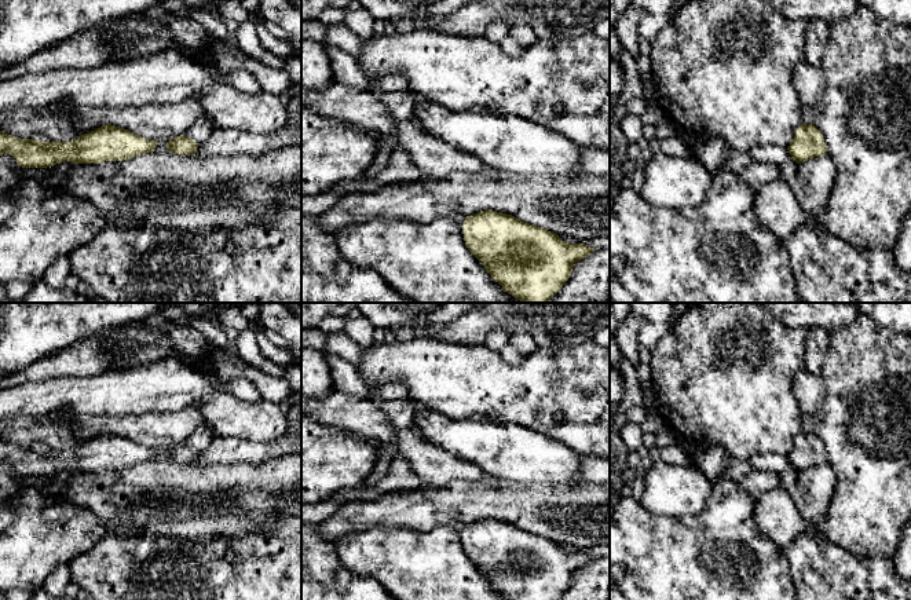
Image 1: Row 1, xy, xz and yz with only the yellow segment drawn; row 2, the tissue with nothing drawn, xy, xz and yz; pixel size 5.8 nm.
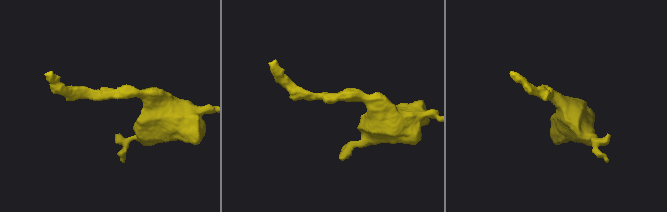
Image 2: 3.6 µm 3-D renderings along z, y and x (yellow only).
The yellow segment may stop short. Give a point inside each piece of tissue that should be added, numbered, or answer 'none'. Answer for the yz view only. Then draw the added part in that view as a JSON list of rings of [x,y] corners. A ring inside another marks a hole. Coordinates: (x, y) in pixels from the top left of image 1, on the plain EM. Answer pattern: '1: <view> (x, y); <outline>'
none

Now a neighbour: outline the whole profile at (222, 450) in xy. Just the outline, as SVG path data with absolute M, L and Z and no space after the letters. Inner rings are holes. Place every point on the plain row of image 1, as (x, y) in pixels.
M301 410L290 421L286 433L277 442L257 443L239 438L215 435L208 449L198 453L194 464L261 462L299 451L301 451Z

